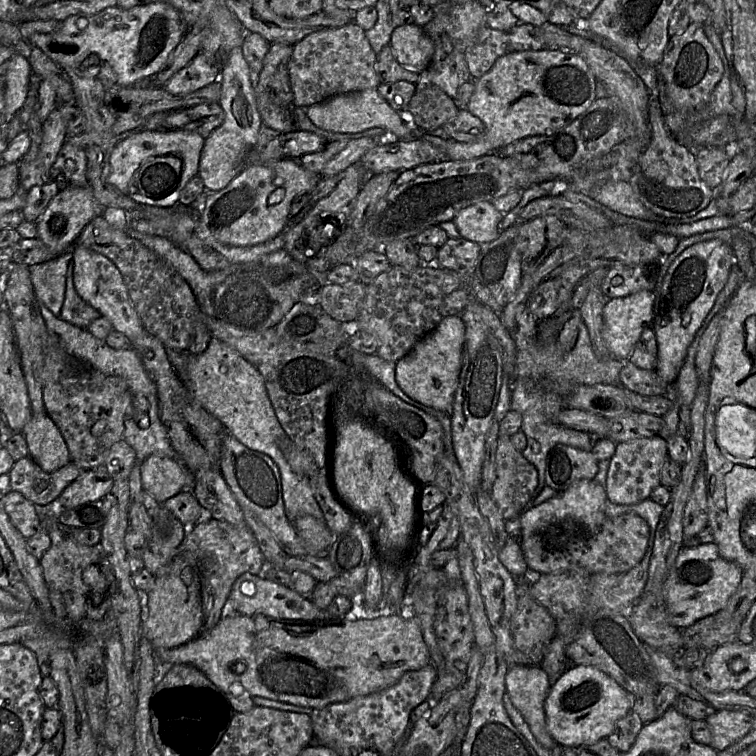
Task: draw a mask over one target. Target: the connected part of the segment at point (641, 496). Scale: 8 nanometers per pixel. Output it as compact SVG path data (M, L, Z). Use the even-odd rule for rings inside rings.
M659 435L617 443L605 482L607 498L612 503L627 505L648 499L653 489L660 485L660 471L667 455L667 441Z

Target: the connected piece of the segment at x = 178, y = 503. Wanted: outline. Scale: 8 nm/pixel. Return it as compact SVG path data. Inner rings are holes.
M188 489L182 490L162 505L186 526L194 526L213 518L210 512L199 504L193 491Z

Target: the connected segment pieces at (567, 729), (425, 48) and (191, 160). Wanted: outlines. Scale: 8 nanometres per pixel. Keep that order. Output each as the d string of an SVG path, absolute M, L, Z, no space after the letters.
M577 665L567 668L551 687L544 702L546 728L560 746L578 748L607 738L614 730L616 722L625 716L634 703L630 696L612 677L593 666Z
M415 24L395 28L390 46L401 65L419 73L428 67L434 54L431 38L422 27Z
M144 130L120 139L111 156L107 183L117 187L133 200L158 207L172 207L179 203L182 189L187 182L198 175L200 156L205 138L193 131L184 130Z

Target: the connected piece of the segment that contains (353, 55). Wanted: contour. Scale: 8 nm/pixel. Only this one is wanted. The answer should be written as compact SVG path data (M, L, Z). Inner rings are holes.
M354 22L306 36L293 46L288 63L292 105L305 108L336 95L377 88L380 81L375 71L376 58L365 31Z

